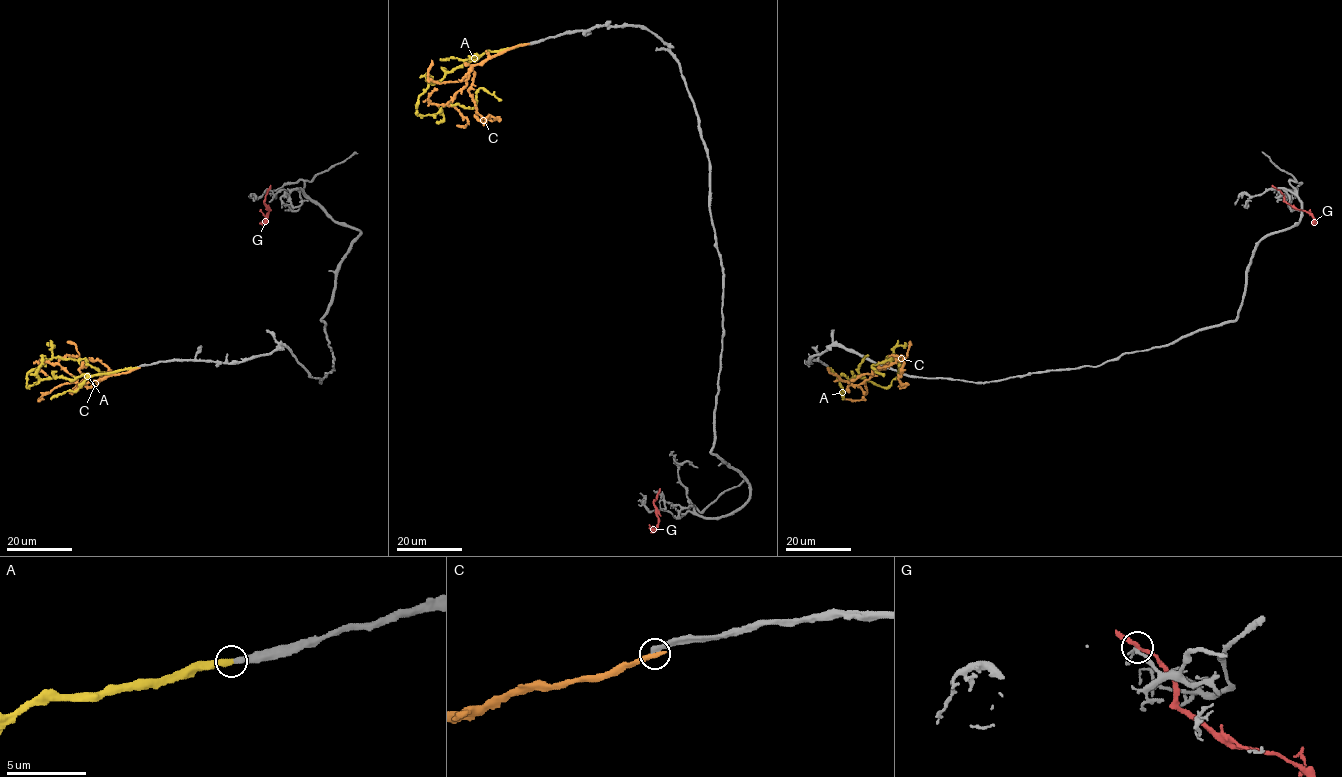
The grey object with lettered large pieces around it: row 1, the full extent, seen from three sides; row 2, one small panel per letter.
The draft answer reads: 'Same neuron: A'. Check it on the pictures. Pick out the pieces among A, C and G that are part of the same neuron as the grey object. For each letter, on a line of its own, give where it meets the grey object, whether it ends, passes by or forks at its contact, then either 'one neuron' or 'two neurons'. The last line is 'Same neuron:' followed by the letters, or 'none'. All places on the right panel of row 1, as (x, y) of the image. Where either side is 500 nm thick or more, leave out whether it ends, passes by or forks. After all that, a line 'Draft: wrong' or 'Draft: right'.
A: meets grey at (827, 367); it ends there; one neuron
C: meets grey at (827, 368); it ends there; two neurons
G: meets grey at (1276, 189); it passes by; two neurons
Same neuron: A
Draft: right

